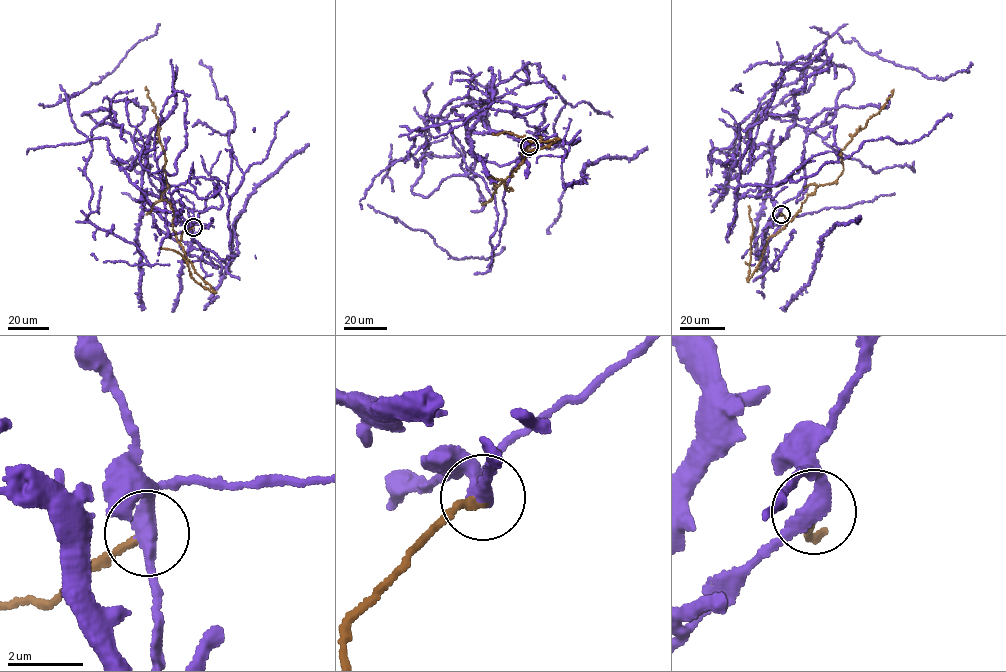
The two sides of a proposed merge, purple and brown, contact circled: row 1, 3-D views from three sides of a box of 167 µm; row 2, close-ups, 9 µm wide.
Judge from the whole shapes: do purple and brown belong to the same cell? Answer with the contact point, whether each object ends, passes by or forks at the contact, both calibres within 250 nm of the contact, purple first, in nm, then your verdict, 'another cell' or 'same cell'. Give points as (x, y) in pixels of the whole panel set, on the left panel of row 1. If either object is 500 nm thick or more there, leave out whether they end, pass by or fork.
at (193, 227); purple passes by; brown ends there; 420 nm thick on the purple side, 200 nm on the other; another cell

